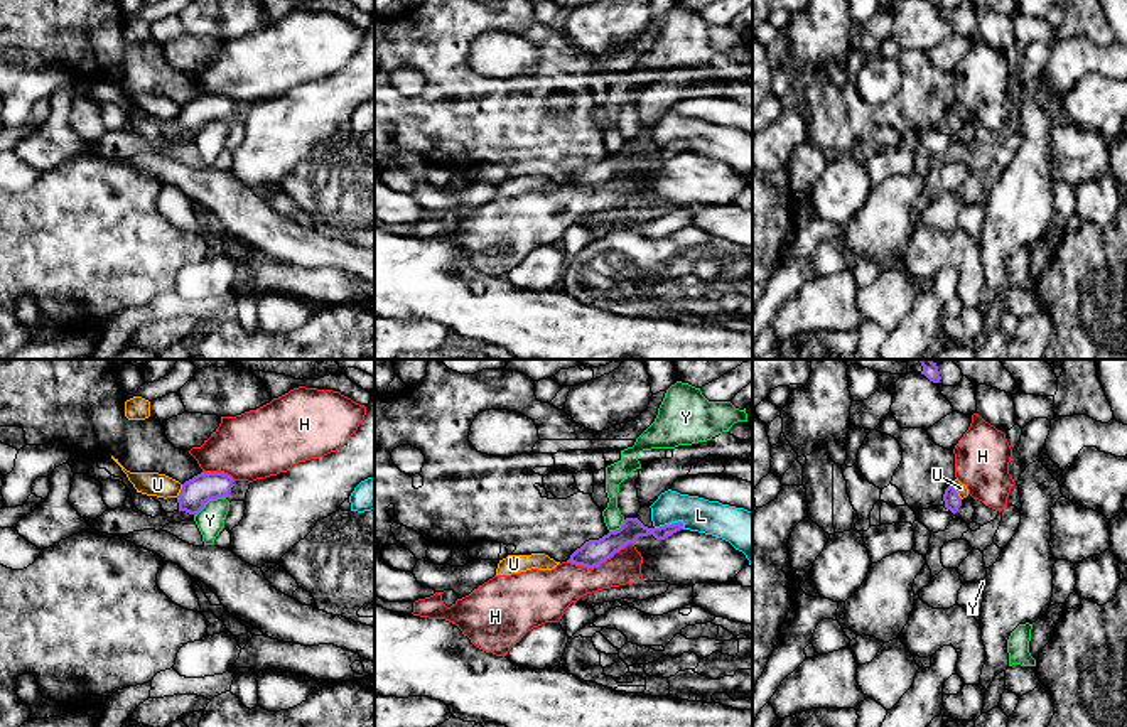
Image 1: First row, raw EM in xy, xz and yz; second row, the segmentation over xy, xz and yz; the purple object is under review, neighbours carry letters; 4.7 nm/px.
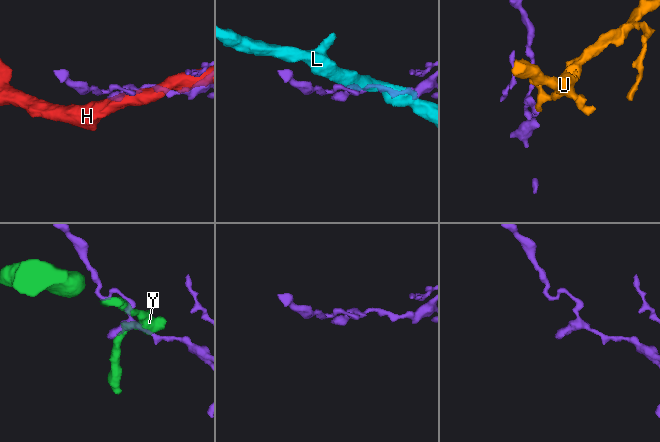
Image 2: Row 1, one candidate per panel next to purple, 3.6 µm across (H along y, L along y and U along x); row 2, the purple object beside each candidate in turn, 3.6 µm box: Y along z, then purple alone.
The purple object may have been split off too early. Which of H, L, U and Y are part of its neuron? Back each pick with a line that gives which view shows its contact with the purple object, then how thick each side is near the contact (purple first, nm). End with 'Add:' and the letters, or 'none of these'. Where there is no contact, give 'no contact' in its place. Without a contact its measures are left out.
Add: none of these

